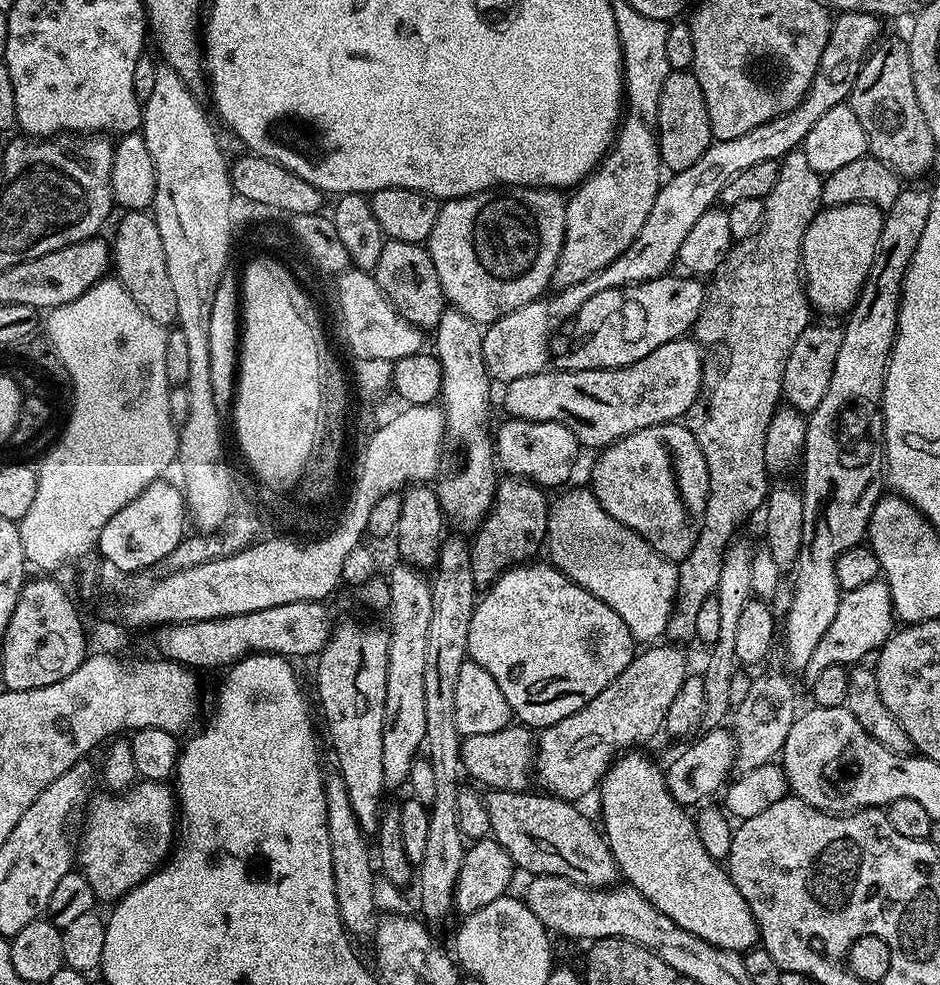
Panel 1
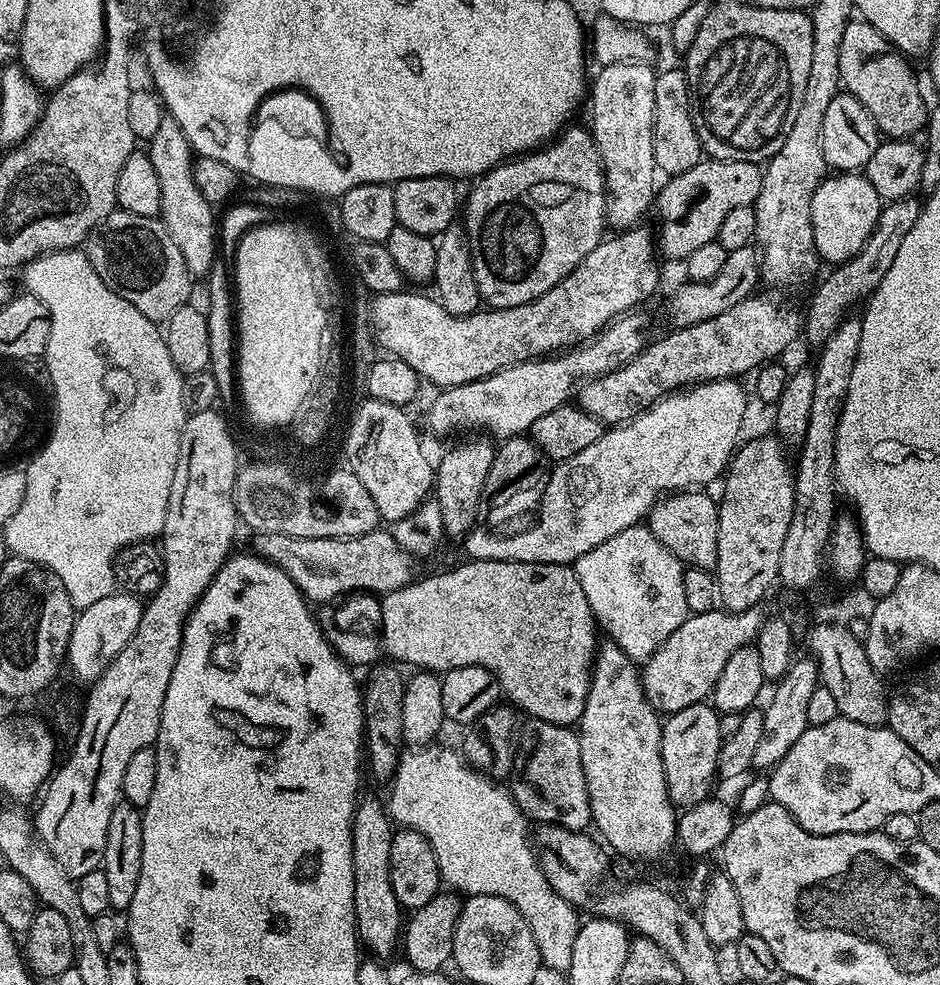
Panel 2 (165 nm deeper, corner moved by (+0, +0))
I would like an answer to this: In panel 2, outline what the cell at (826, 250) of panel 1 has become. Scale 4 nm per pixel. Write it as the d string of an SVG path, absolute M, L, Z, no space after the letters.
M859 171L829 175L818 186L810 206L817 257L835 266L857 256L878 222L881 207L878 190Z

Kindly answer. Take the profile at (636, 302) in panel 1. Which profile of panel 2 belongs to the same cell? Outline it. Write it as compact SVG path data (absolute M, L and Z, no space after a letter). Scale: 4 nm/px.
M752 244L742 246L742 250L728 253L726 266L718 273L718 278L706 282L684 282L684 285L668 300L668 320L676 328L685 328L691 324L702 322L706 318L714 318L726 310L730 310L738 302L753 295L757 291L756 283L761 283L760 262L762 256Z

